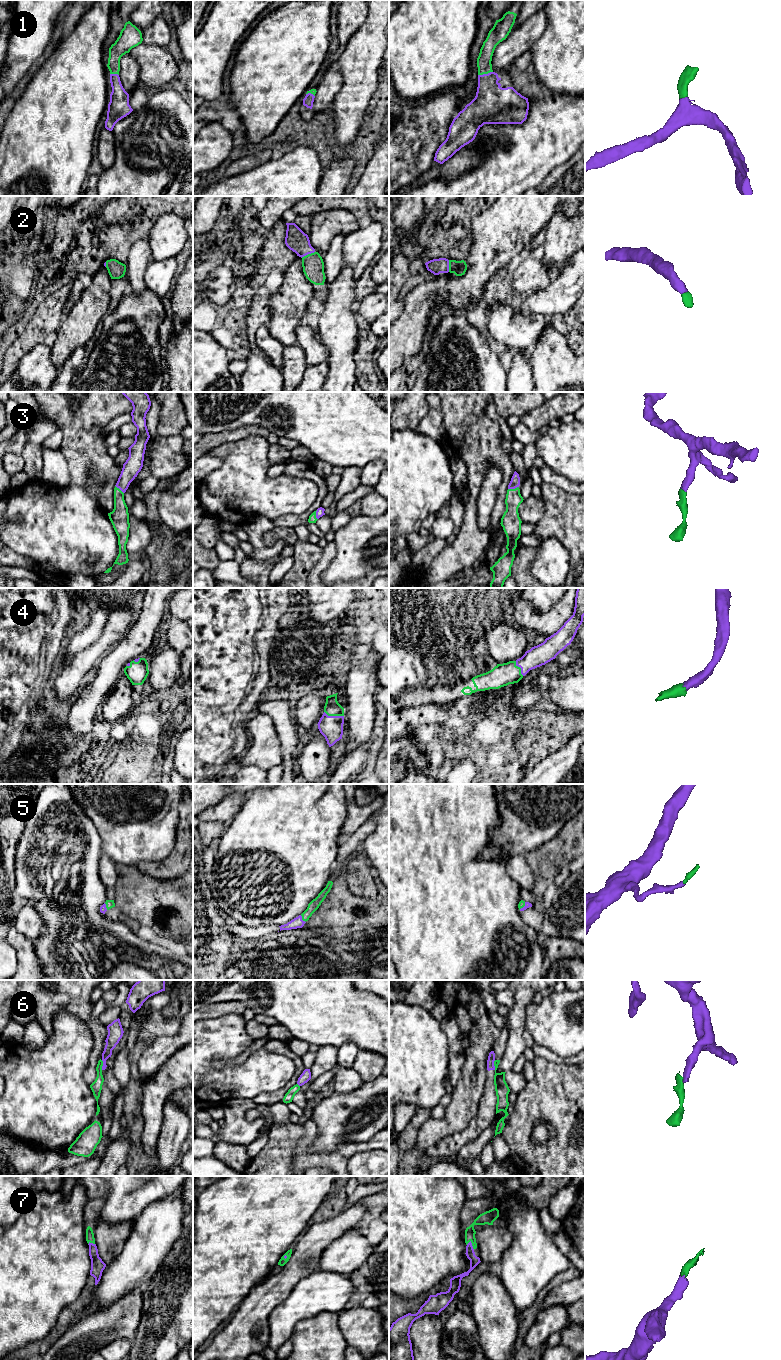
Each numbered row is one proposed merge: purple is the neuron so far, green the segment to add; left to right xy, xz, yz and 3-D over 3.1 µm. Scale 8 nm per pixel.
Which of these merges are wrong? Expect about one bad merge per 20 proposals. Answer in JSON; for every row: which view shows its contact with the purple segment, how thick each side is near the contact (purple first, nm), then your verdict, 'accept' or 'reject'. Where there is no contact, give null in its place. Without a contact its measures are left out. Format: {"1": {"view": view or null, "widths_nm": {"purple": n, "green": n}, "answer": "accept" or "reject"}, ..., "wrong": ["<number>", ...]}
{"1": {"view": "yz", "widths_nm": {"purple": 300, "green": 120}, "answer": "accept"}, "2": {"view": "xz", "widths_nm": {"purple": 180, "green": 180}, "answer": "accept"}, "3": {"view": "yz", "widths_nm": {"purple": 80, "green": 140}, "answer": "accept"}, "4": {"view": "xz", "widths_nm": {"purple": 190, "green": 130}, "answer": "accept"}, "5": {"view": "xz", "widths_nm": {"purple": 90, "green": 80}, "answer": "accept"}, "6": {"view": "xy", "widths_nm": {"purple": 110, "green": 90}, "answer": "reject"}, "7": {"view": "yz", "widths_nm": {"purple": 80, "green": 100}, "answer": "accept"}, "wrong": ["6"]}

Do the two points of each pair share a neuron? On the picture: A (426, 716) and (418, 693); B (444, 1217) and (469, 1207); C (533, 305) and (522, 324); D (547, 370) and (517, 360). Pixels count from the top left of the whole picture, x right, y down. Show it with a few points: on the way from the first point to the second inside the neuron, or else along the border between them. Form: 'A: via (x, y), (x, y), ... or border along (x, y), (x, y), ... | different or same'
A: border along (442, 702), (406, 706), (399, 710) | different
B: border along (467, 1199), (460, 1213), (460, 1221), (465, 1227) | different
C: border along (520, 309), (524, 314), (542, 314), (549, 318) | different
D: border along (528, 358), (534, 381) | different

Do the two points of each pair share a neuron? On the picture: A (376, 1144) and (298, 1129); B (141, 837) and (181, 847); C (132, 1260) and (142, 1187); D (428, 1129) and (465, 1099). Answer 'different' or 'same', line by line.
A: different
B: different
C: same
D: same

